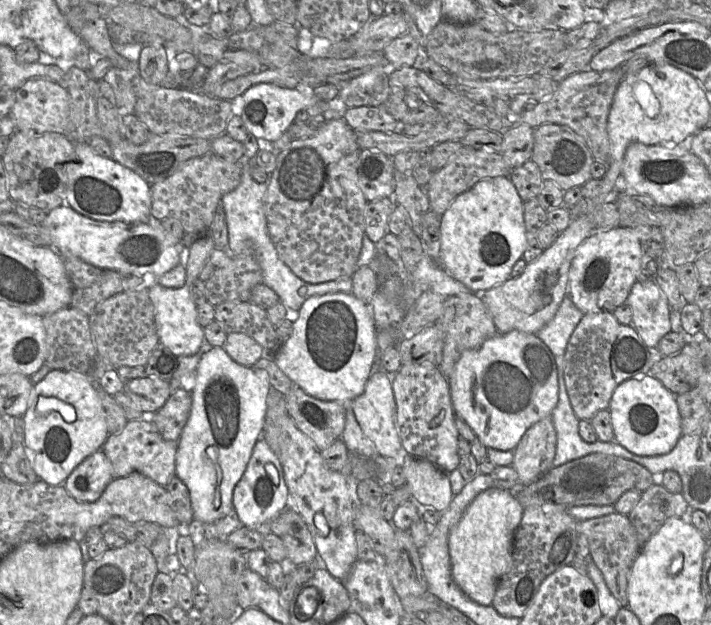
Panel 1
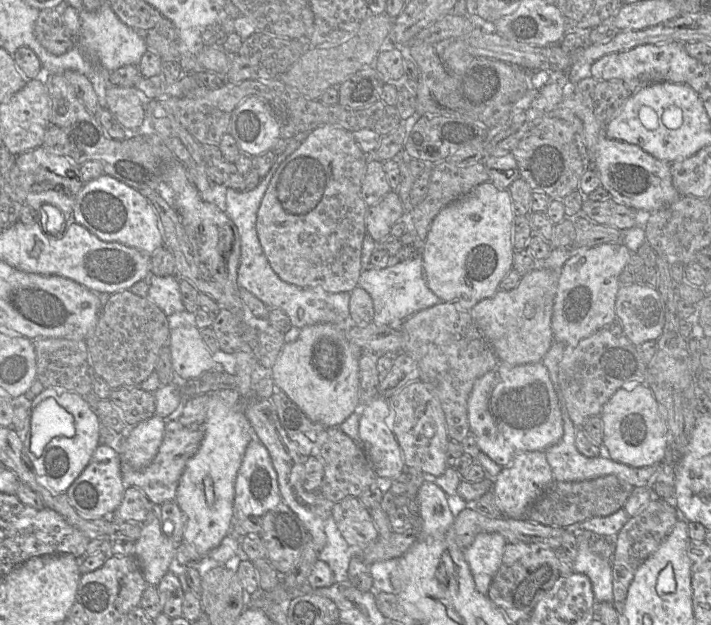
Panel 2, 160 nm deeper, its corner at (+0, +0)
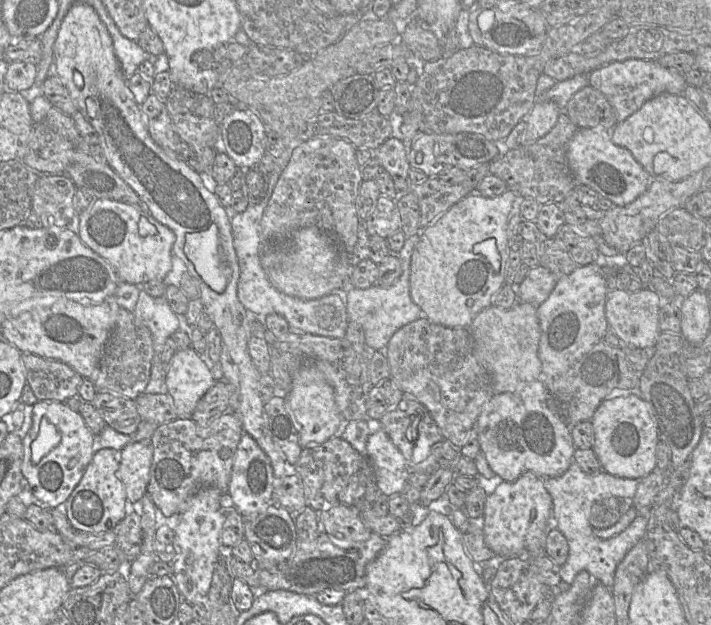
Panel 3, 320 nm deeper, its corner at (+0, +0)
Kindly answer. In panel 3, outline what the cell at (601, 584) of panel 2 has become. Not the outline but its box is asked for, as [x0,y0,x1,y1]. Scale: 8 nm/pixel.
[543,461,649,590]

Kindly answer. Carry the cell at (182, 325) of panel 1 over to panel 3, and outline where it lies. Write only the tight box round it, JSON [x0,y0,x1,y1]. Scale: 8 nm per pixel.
[166,347,215,419]

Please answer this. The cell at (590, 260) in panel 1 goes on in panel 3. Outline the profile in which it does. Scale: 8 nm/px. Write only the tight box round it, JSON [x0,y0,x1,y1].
[537,262,608,377]

